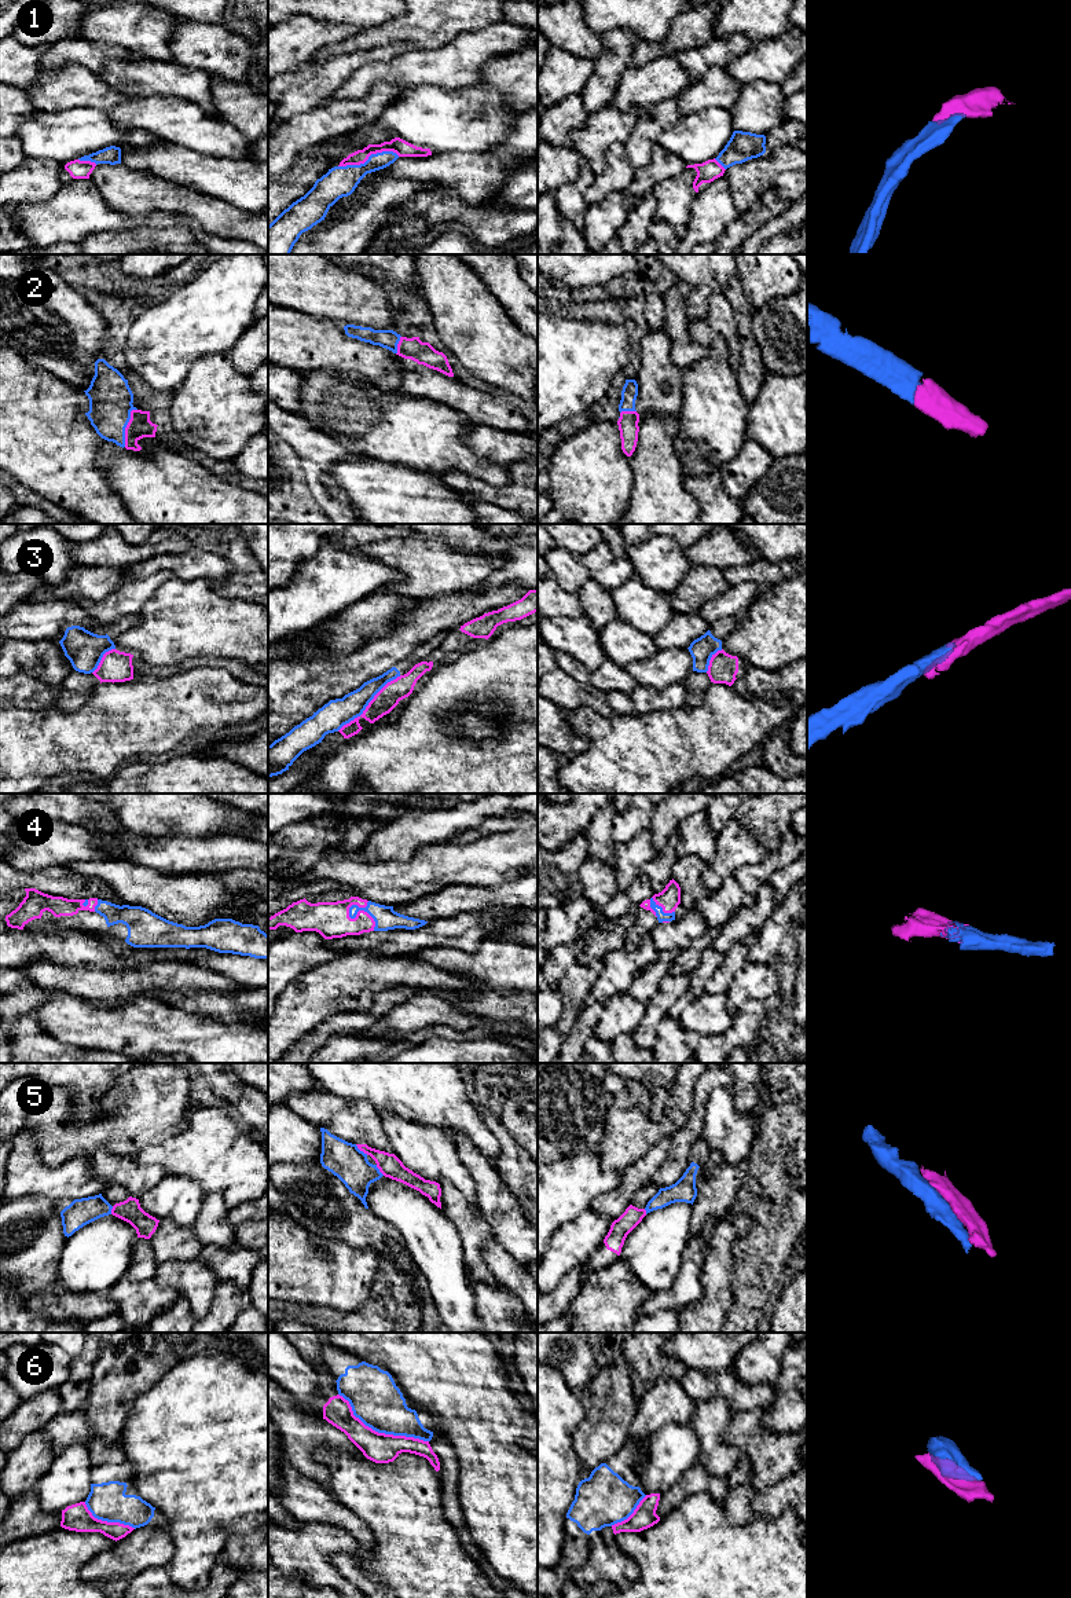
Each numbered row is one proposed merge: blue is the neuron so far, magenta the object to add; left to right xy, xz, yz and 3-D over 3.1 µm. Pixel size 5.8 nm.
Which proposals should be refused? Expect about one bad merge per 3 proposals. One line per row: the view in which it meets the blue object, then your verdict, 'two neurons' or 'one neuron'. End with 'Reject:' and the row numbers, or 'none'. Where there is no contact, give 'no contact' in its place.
1: contact in xz; one neuron
2: contact in xy; one neuron
3: contact in xz; two neurons
4: contact in xz; one neuron
5: contact in xz; two neurons
6: contact in xz; two neurons
Reject: 3, 5, 6

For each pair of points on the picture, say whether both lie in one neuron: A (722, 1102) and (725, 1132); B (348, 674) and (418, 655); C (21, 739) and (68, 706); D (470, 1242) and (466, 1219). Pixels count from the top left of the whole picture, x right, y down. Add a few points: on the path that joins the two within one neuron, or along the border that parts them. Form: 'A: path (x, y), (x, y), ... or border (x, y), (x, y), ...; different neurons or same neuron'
A: path (722, 1109), (723, 1125); same neuron
B: border (429, 640), (393, 666); different neurons
C: border (91, 693), (77, 708), (70, 711), (62, 710); different neurons
D: path (470, 1237), (470, 1224); same neuron

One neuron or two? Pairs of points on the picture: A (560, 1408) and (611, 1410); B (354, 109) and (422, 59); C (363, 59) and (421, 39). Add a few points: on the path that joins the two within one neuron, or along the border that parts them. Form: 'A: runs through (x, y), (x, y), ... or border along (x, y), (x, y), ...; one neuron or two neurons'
A: border along (586, 1419), (579, 1425); two neurons
B: border along (404, 88), (376, 83), (358, 96); two neurons
C: border along (411, 47), (407, 44), (391, 44), (374, 48); two neurons

